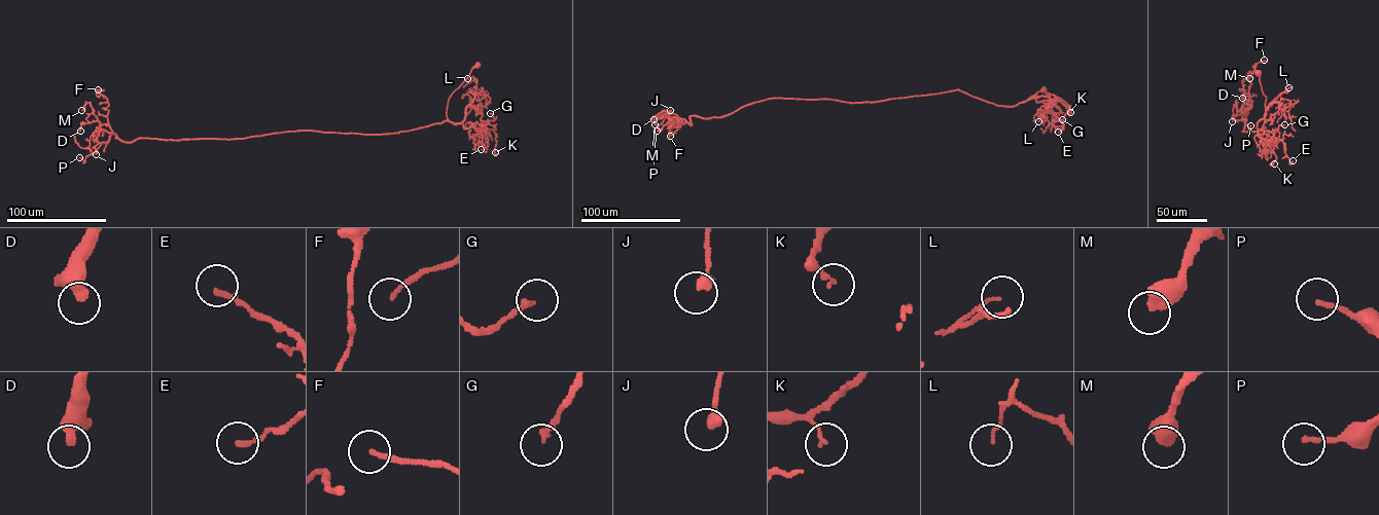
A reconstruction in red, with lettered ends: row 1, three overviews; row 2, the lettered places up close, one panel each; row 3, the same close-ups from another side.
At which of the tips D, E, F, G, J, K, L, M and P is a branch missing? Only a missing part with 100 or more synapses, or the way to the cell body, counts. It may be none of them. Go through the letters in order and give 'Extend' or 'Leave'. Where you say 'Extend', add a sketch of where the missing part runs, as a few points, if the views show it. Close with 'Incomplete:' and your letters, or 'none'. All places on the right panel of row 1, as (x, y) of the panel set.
D: Leave
E: Leave
F: Leave
G: Leave
J: Leave
K: Leave
L: Leave
M: Leave
P: Leave
Incomplete: none

